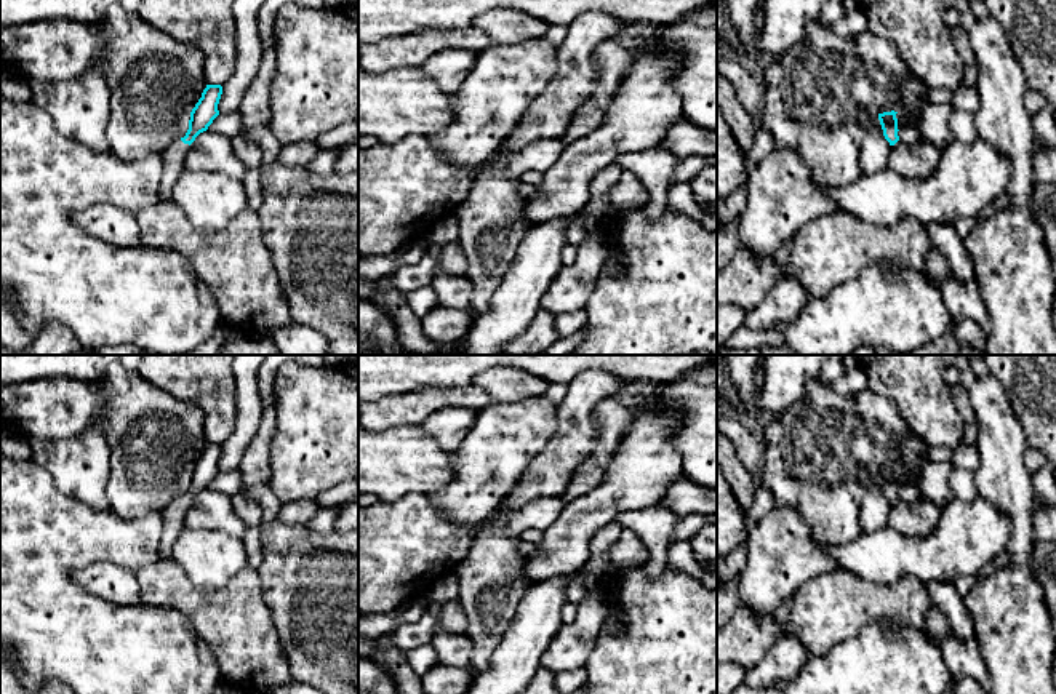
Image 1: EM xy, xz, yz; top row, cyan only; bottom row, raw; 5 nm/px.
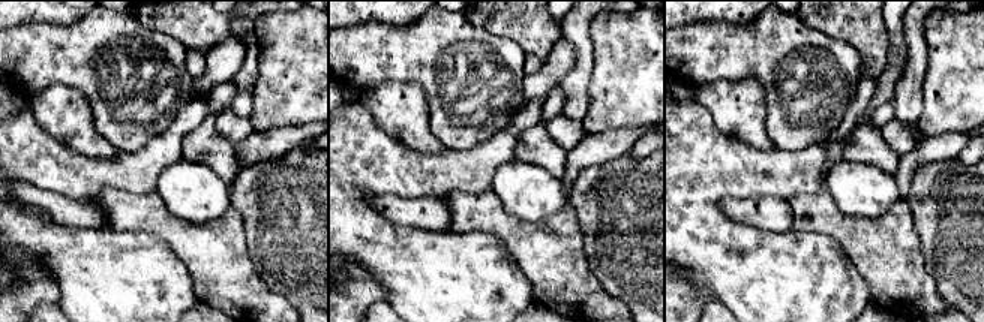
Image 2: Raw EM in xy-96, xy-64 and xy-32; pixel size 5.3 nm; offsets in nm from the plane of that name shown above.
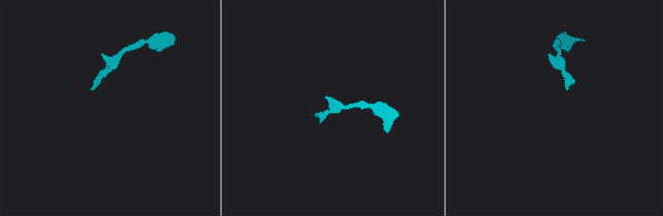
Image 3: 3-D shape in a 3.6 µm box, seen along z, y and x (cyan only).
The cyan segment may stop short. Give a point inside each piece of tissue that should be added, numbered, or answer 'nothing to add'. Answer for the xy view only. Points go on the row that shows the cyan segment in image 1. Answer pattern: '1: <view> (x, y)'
1: xy (173, 155)

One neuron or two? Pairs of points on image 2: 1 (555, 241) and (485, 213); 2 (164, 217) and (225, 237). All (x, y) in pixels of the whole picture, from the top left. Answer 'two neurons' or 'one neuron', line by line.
1: one neuron
2: one neuron

